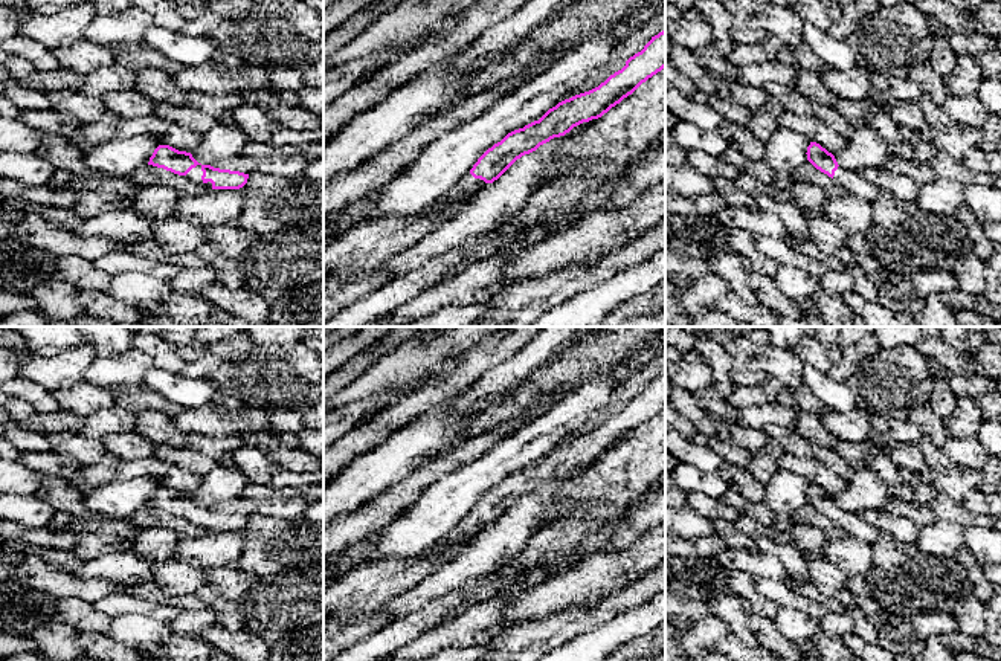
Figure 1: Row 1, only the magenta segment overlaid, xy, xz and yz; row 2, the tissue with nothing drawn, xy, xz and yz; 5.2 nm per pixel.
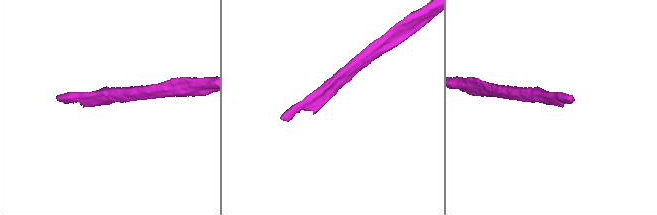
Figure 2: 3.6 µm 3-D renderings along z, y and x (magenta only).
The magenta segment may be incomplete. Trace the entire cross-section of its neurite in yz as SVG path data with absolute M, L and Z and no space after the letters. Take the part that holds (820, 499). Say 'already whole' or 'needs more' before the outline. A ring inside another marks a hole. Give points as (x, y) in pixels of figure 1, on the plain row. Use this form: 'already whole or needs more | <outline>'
needs more | M816 484L807 488L807 502L821 514L832 519L847 536L861 539L868 545L880 536L880 530L864 521L858 513L841 508L835 498Z

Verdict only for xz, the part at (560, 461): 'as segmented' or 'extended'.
extended

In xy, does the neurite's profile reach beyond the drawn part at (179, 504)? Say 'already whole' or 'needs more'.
needs more

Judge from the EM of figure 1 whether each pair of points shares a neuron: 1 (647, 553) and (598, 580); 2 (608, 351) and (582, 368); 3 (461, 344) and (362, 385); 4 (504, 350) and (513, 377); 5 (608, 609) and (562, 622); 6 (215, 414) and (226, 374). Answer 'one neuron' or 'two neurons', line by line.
1: one neuron
2: one neuron
3: one neuron
4: two neurons
5: one neuron
6: two neurons

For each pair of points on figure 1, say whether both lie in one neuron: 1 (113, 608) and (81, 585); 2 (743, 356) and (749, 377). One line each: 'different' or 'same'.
1: different
2: same

